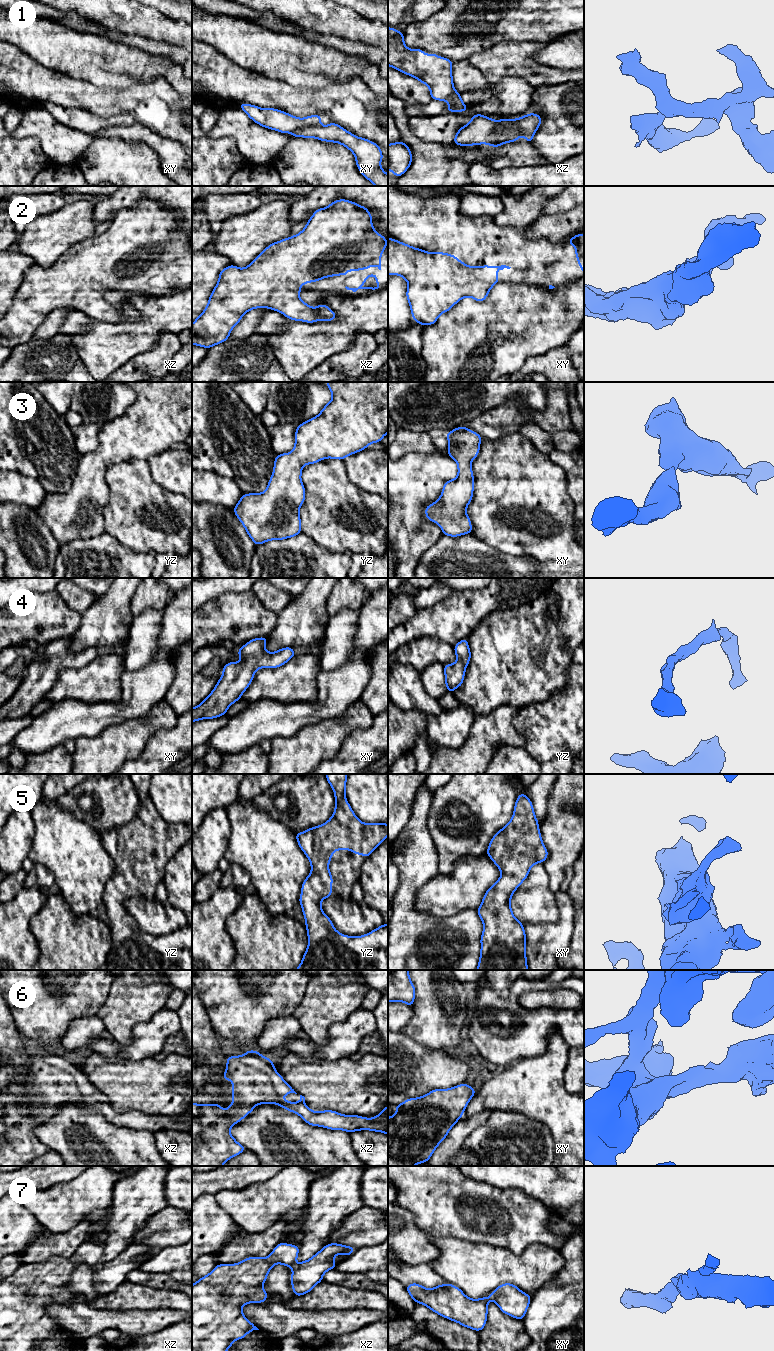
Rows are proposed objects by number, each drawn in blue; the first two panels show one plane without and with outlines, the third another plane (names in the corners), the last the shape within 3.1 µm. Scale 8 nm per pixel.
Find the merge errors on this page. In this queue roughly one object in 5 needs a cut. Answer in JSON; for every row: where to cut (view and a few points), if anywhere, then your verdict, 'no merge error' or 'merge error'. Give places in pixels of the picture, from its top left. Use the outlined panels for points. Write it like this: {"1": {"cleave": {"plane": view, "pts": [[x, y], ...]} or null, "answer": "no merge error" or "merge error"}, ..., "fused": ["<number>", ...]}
{"1": {"cleave": {"plane": "xy", "pts": [[320, 125], [302, 126], [291, 132]]}, "answer": "merge error"}, "2": {"cleave": null, "answer": "no merge error"}, "3": {"cleave": null, "answer": "no merge error"}, "4": {"cleave": null, "answer": "no merge error"}, "5": {"cleave": null, "answer": "no merge error"}, "6": {"cleave": null, "answer": "no merge error"}, "7": {"cleave": null, "answer": "no merge error"}, "fused": ["1"]}

